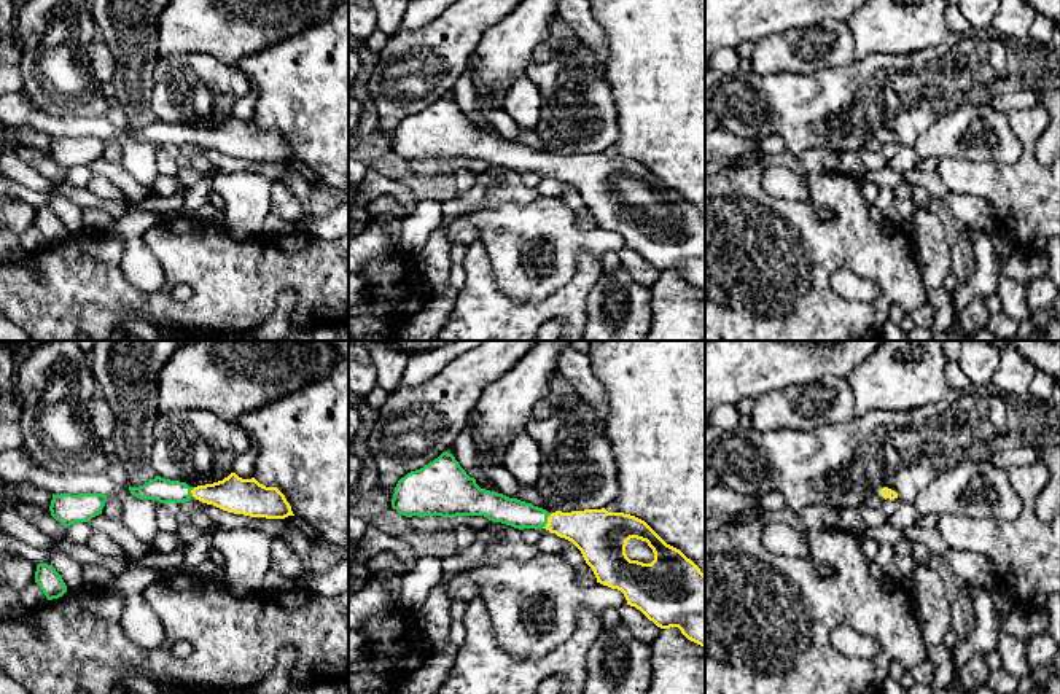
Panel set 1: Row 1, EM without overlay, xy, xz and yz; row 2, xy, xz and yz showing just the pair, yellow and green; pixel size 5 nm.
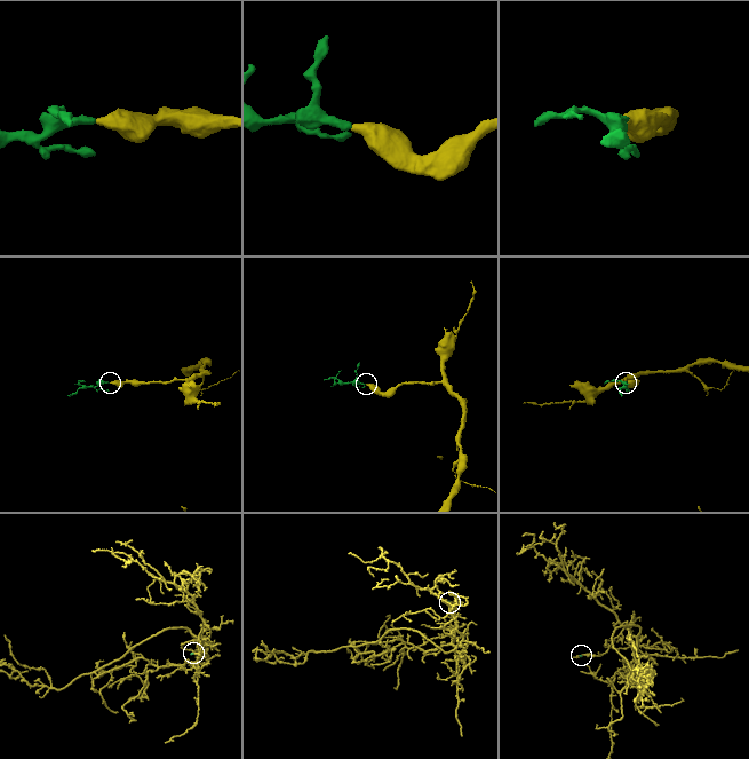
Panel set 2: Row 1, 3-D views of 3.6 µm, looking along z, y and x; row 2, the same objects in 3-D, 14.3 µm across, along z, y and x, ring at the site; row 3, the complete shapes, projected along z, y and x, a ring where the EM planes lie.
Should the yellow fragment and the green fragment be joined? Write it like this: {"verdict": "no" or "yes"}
{"verdict": "yes"}

